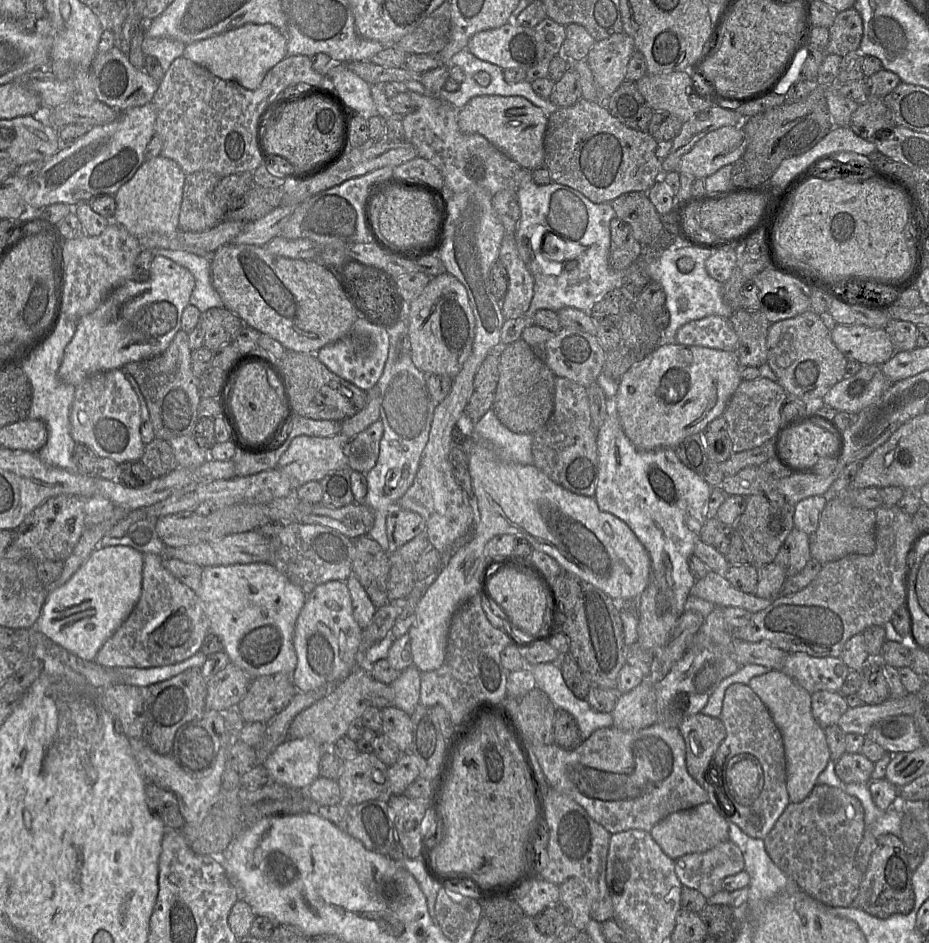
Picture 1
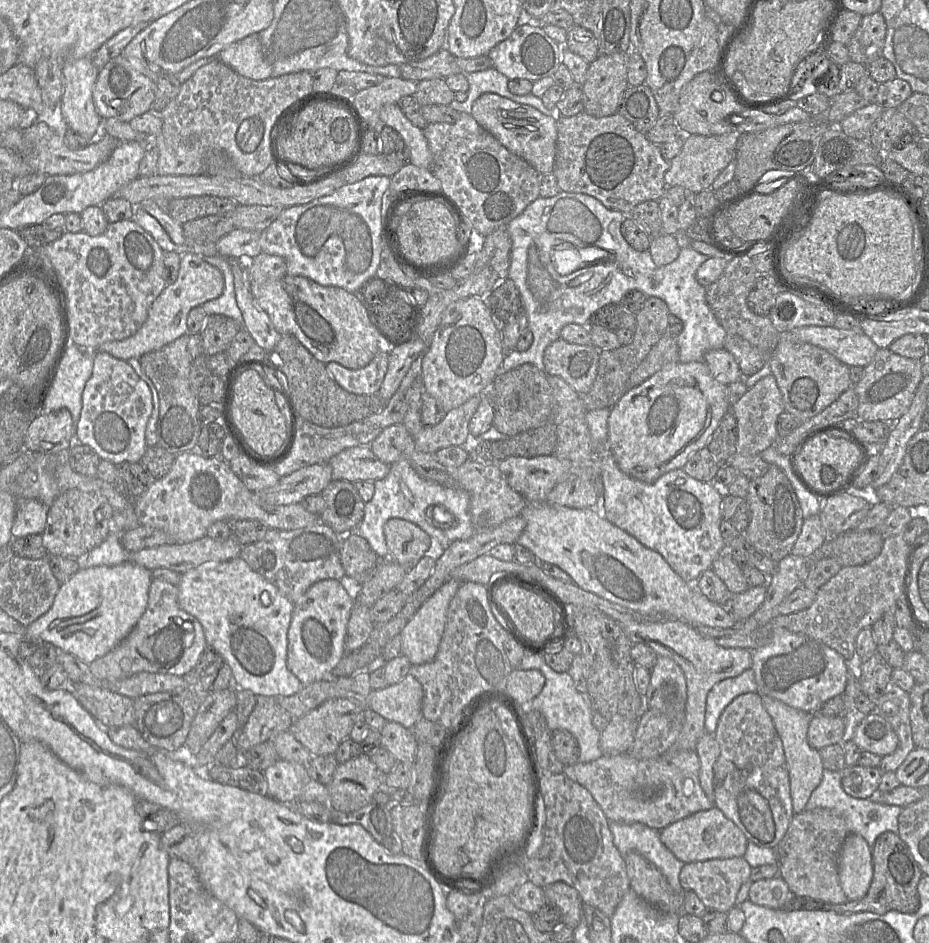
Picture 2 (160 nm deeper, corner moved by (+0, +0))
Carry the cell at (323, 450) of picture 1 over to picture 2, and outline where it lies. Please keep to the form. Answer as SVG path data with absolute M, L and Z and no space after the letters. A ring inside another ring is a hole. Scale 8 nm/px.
M370 445L347 448L332 457L328 464L332 468L332 480L376 481L385 478L390 465L382 462L372 452Z

